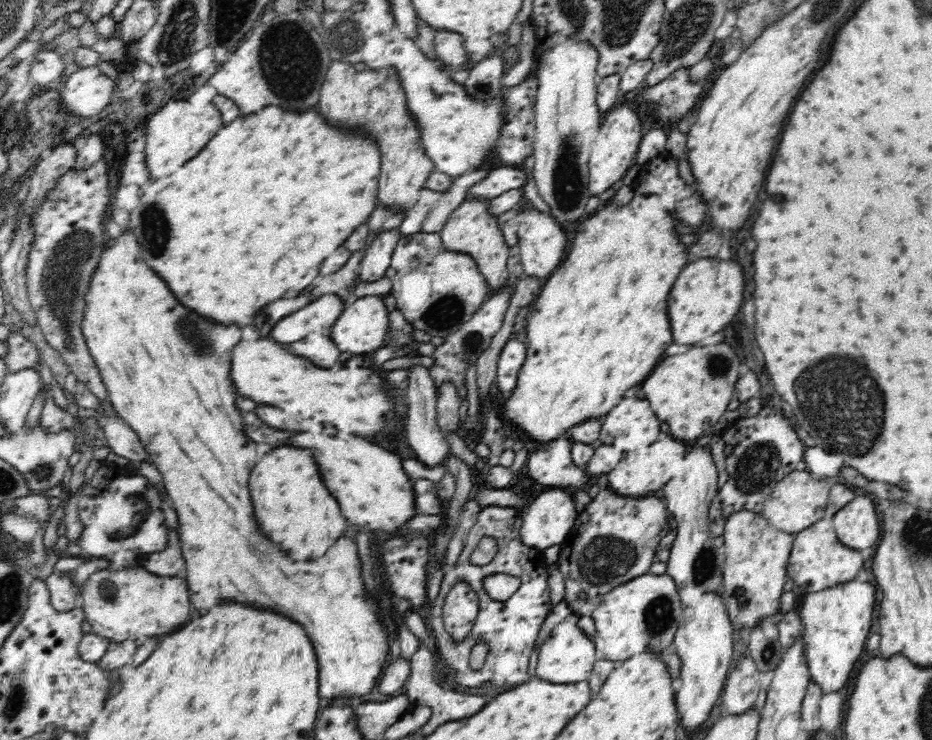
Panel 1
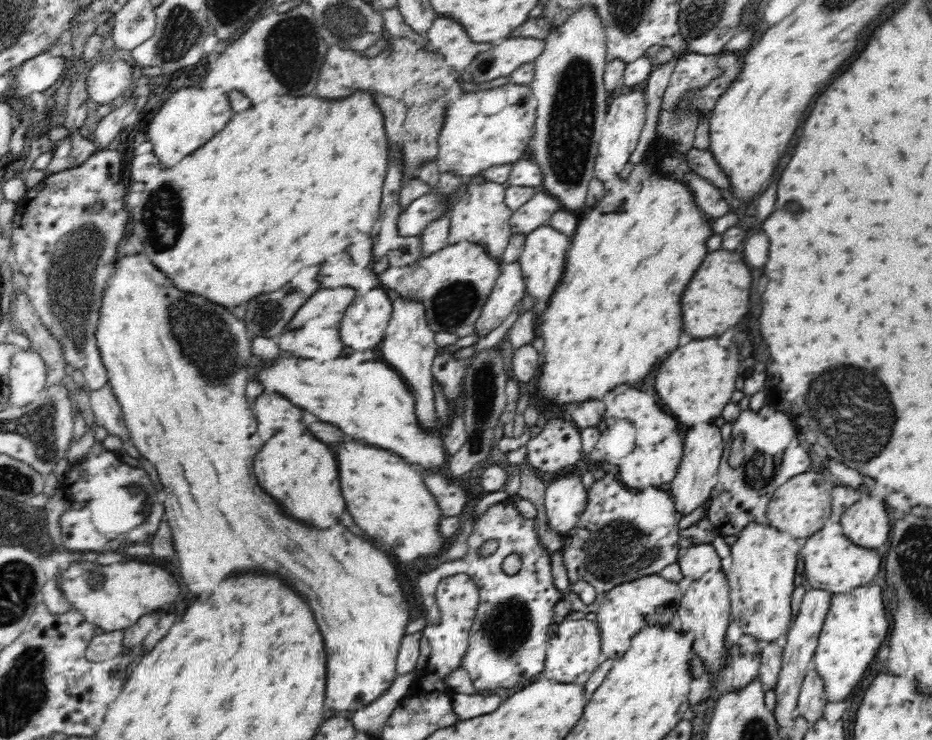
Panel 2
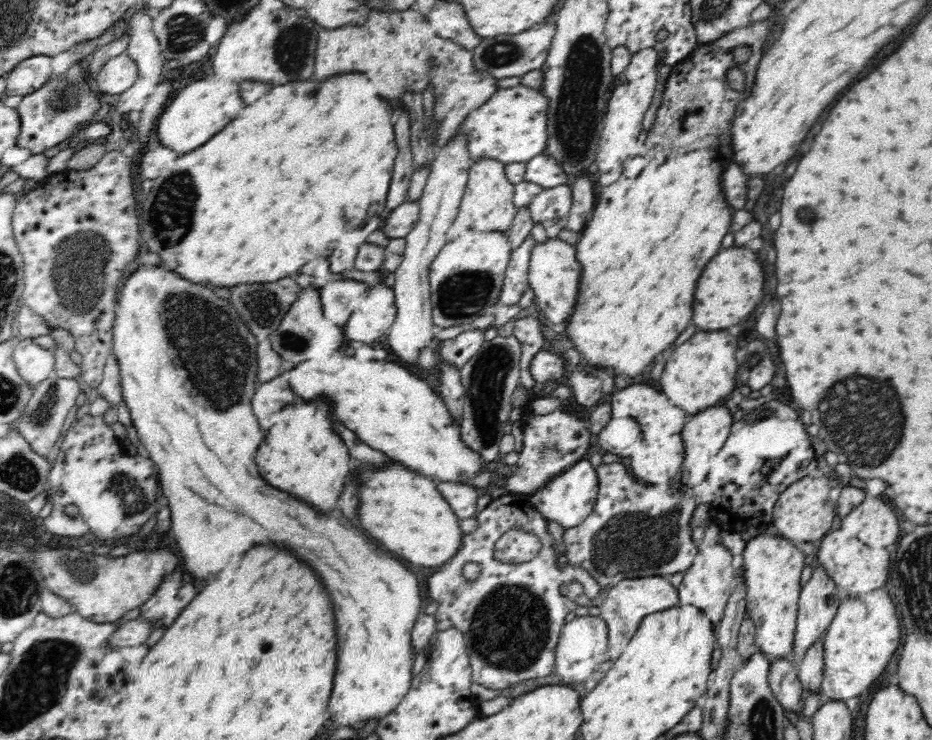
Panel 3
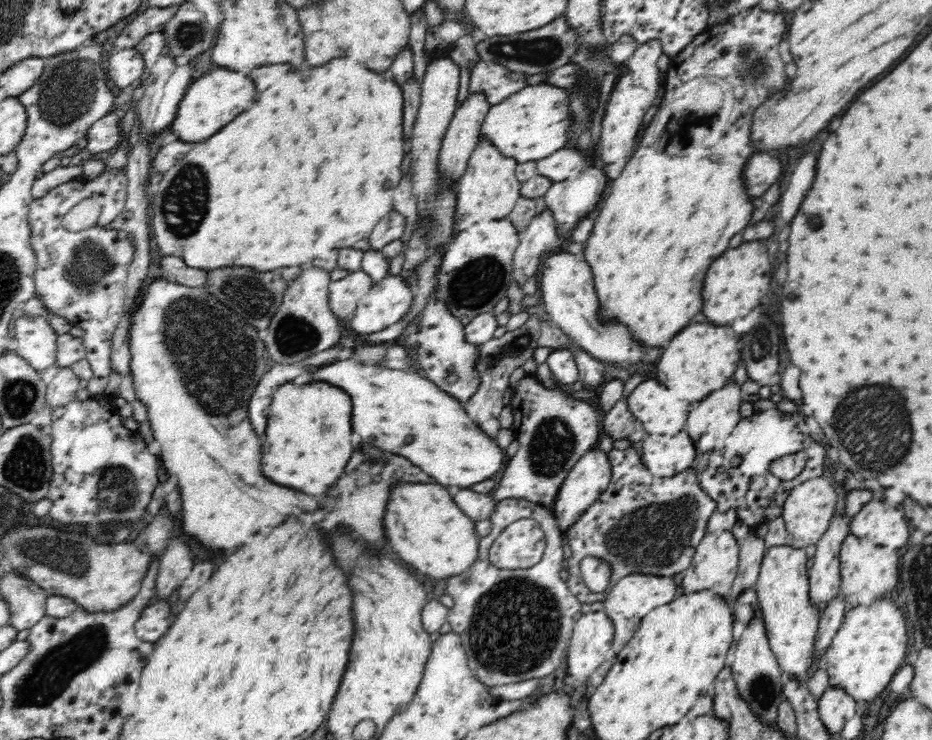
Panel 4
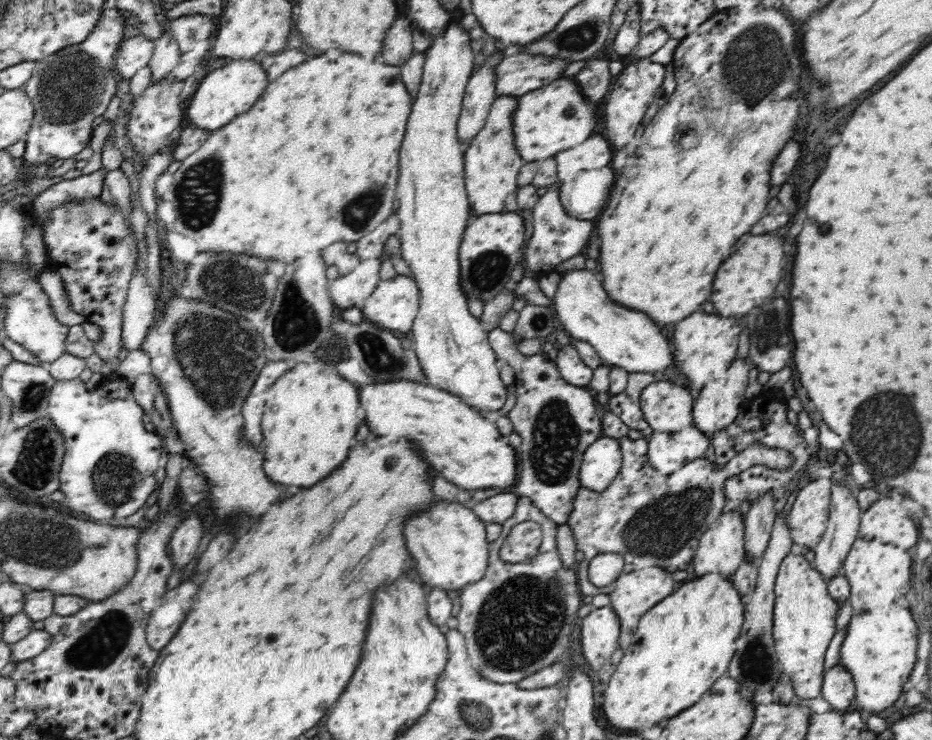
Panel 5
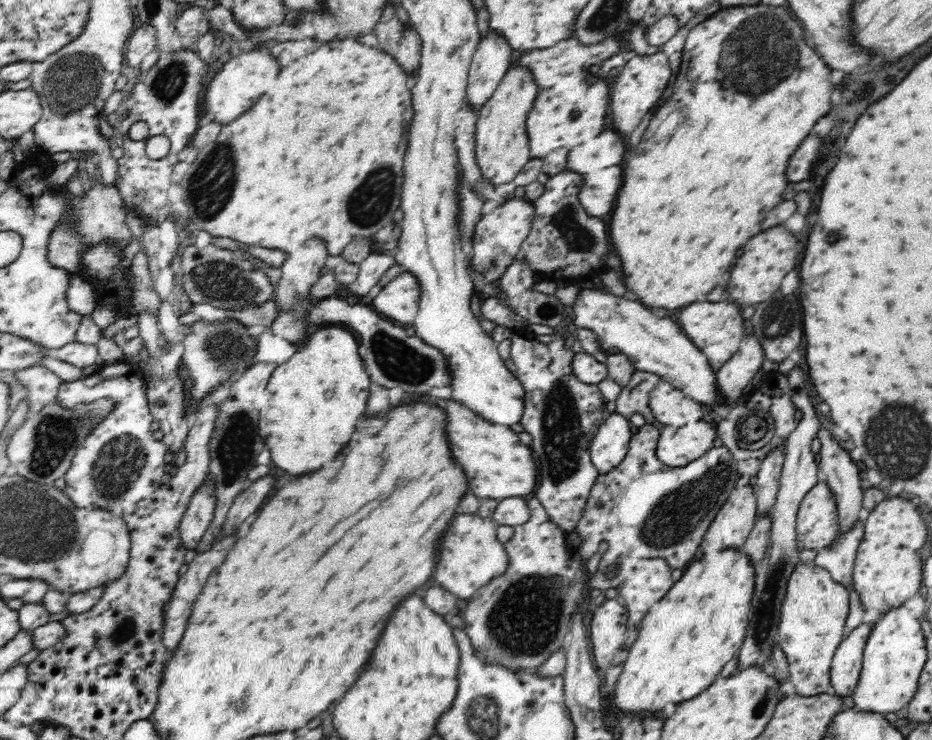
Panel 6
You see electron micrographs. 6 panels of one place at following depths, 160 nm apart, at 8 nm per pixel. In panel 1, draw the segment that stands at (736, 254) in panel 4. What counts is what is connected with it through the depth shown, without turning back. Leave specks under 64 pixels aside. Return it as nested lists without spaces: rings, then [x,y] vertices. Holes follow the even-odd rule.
[[[702,258],[682,268],[674,288],[670,290],[668,316],[672,322],[674,344],[696,344],[720,332],[742,306],[744,274],[736,262],[720,262],[716,258]]]

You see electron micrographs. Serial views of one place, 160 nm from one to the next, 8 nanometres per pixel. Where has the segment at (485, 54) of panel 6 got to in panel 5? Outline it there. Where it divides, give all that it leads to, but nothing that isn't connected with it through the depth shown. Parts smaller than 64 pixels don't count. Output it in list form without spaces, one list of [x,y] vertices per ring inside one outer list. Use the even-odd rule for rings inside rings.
[[[494,52],[469,79],[456,124],[456,137],[464,148],[467,148],[486,122],[486,117],[496,98],[494,66],[503,57],[500,53]]]

